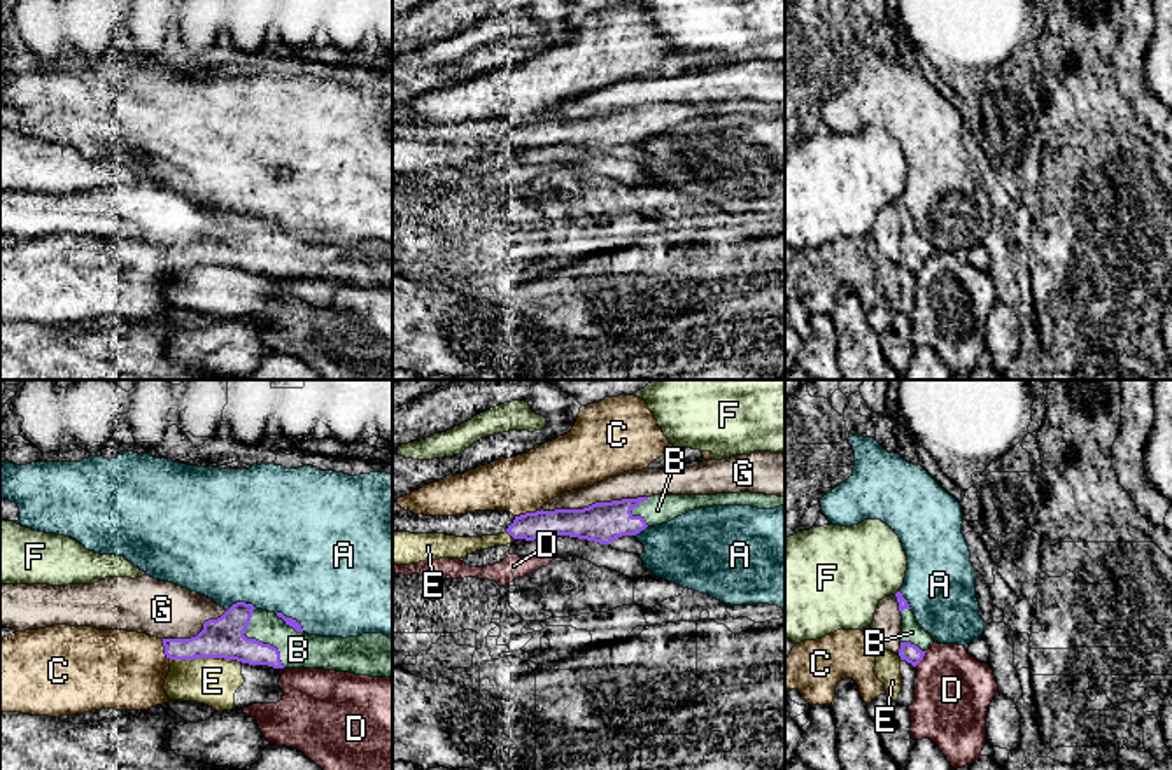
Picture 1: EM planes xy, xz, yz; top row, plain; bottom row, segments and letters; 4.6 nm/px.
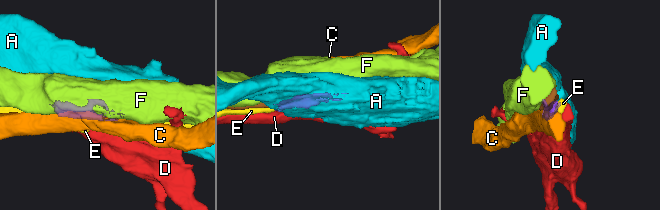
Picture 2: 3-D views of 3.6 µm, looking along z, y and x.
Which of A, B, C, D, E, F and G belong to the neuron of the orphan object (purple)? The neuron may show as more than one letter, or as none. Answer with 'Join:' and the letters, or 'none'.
Join: B

